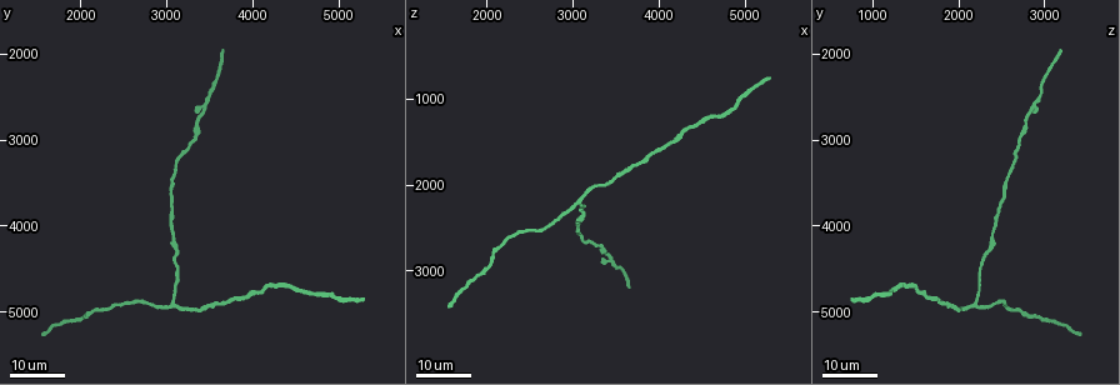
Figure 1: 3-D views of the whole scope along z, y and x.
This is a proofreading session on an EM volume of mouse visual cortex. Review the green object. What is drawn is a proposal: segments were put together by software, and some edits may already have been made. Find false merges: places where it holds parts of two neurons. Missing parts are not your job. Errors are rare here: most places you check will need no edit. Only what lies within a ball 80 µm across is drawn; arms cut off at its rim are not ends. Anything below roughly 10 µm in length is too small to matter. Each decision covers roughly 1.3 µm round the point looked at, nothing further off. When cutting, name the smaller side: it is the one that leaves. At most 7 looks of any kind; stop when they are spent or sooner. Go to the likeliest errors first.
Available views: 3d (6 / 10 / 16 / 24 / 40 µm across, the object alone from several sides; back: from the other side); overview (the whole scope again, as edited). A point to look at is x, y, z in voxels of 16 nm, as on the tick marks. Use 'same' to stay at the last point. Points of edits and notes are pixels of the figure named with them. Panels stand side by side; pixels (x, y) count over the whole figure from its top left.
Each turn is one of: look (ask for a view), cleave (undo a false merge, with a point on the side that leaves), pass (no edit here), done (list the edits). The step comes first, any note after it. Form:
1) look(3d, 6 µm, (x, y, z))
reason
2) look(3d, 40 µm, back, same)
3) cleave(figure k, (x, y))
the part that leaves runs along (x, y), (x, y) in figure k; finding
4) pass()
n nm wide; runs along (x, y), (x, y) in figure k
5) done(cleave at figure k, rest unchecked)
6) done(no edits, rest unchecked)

look(3d, 24 µm, (3100, 4150, 2400))
calibre changes

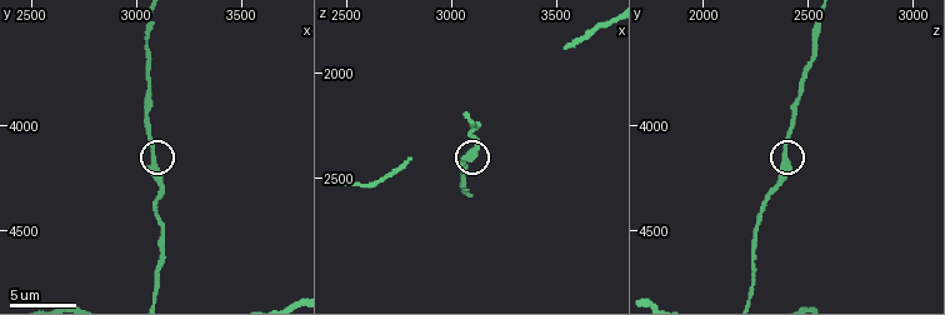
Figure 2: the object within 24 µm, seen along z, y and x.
look(3d, 6 µm, (3080, 4130, 2400))

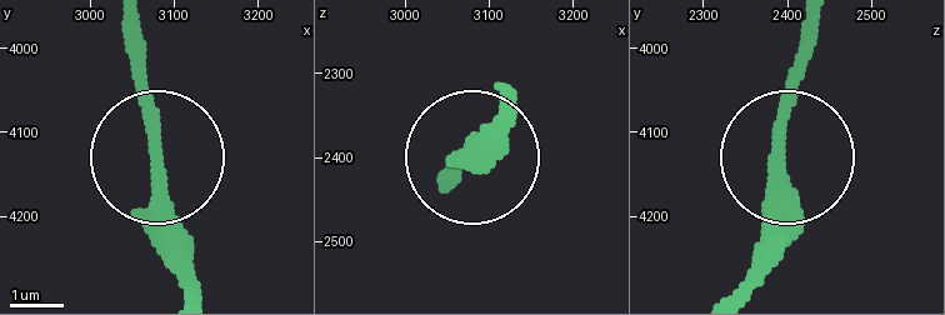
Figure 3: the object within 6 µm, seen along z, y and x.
look(3d, 6 µm, back, (3080, 4140, 2390))

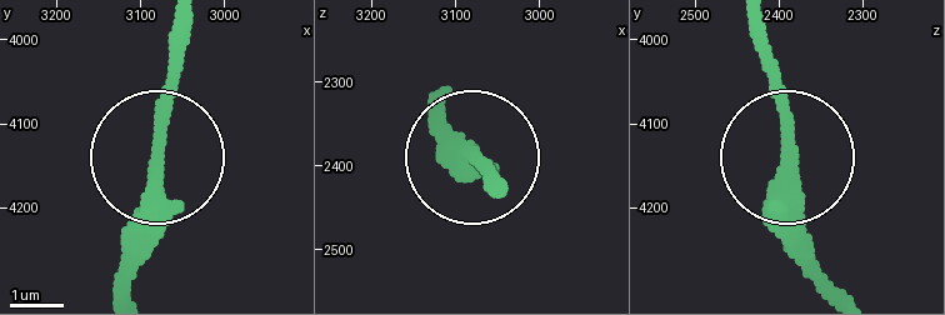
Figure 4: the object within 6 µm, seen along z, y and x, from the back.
pass()
runs along (848, 293), (808, 239), (766, 24) in figure 4; continuous, no second neuron

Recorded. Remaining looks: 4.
look(3d, 16 µm, (3300, 2900, 2750))
calibre changes

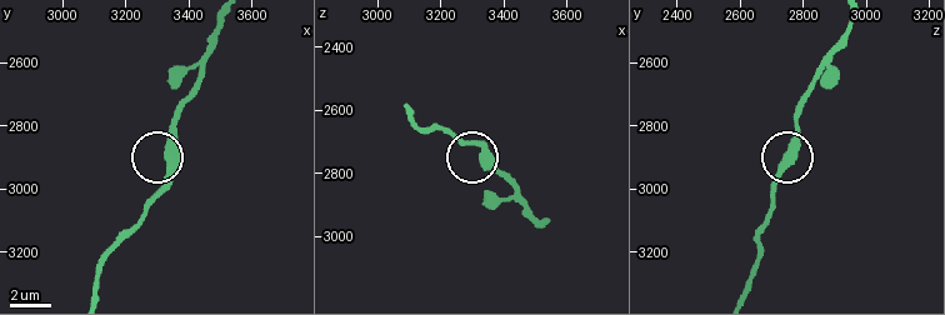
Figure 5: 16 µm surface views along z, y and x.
look(3d, 6 µm, (3340, 2930, 2730))
closer look

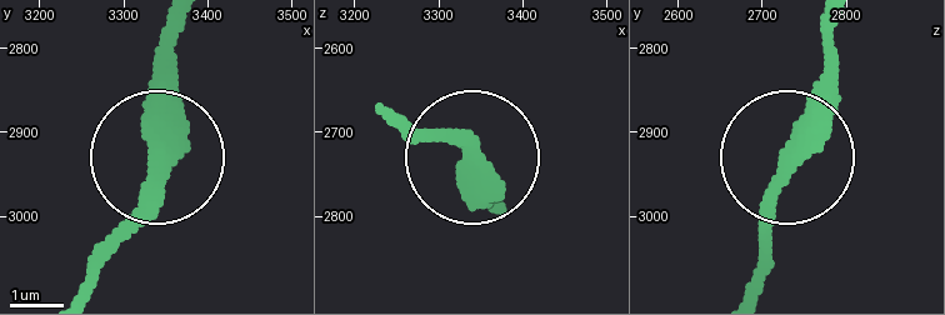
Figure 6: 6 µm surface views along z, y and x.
pass()
runs along (83, 288), (159, 140), (159, 38) in figure 6; continuous, no second neuron

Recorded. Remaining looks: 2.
look(3d, 6 µm, (3060, 3830, 2460))
calibre changes

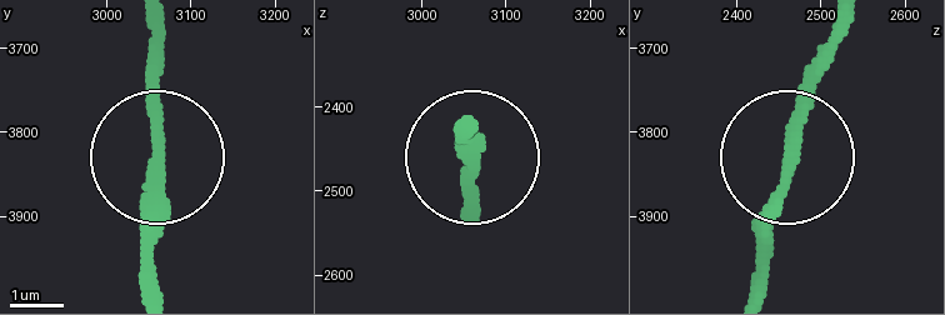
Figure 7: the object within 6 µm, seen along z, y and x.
look(3d, 6 µm, back, (3060, 3825, 2465))
from behind

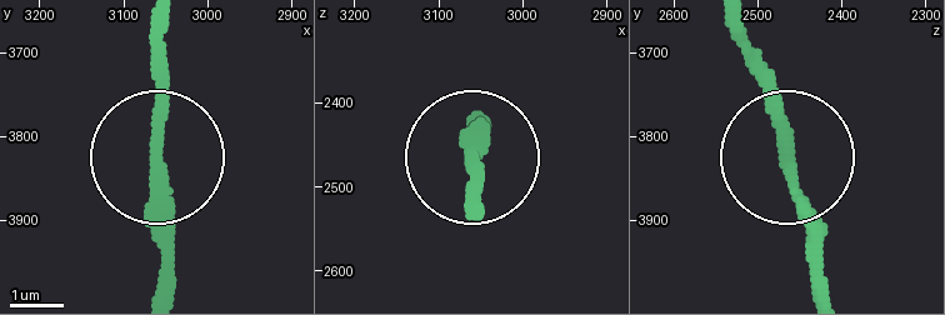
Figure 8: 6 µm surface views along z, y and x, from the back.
pass()
runs along (163, 289), (163, 38) in figure 8; one neuron here

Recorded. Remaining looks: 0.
done(no edits, rest unchecked)

